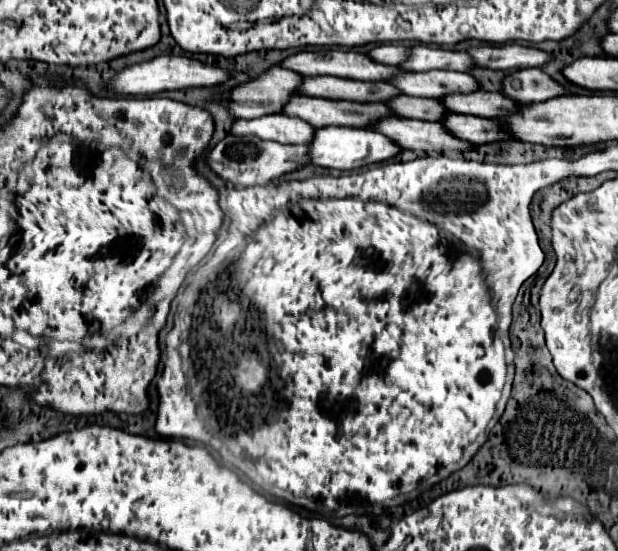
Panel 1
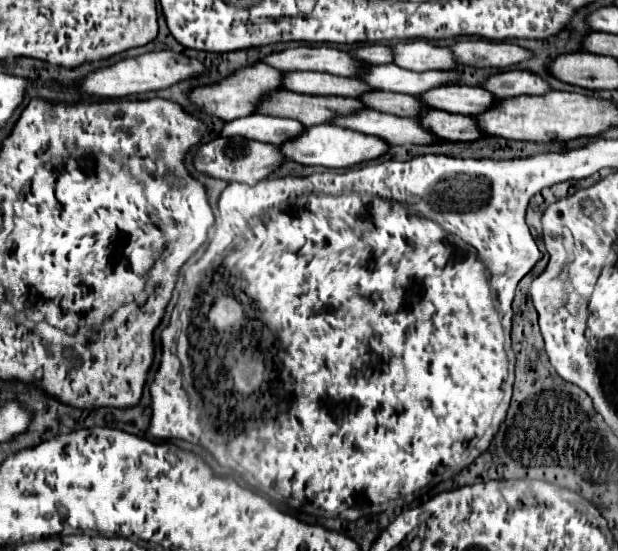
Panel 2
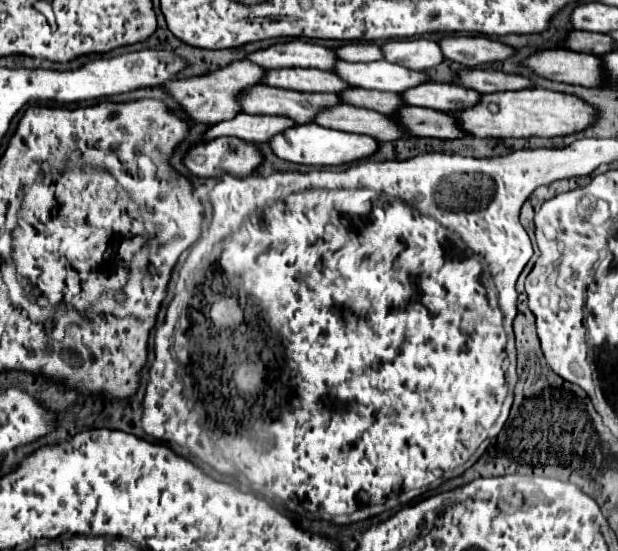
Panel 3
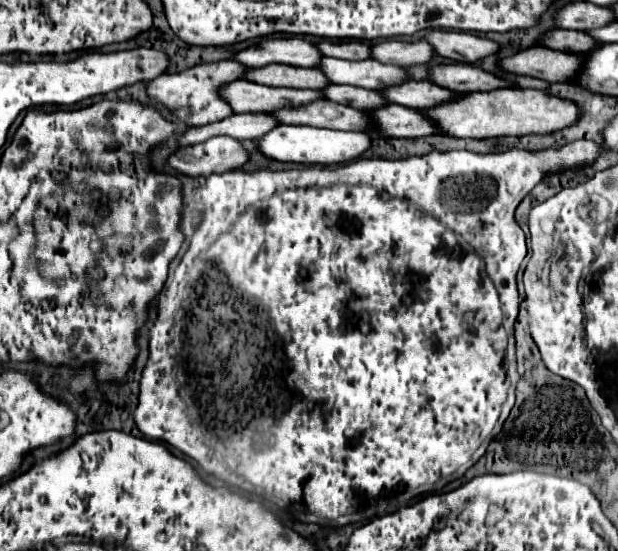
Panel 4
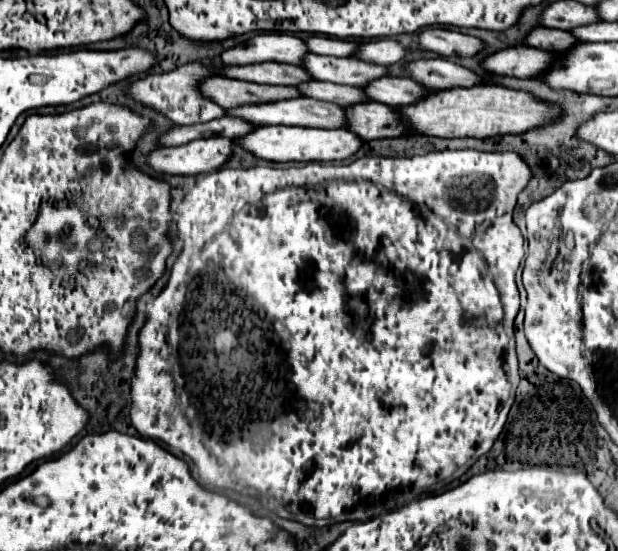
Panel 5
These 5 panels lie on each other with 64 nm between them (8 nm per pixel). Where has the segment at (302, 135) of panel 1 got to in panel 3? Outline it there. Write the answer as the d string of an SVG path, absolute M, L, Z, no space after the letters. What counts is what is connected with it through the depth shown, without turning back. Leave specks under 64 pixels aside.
M238 114L232 120L224 120L220 124L208 126L208 130L200 136L198 144L218 138L218 136L236 136L246 142L268 142L280 130L294 126L296 122L286 116L266 116L266 114Z

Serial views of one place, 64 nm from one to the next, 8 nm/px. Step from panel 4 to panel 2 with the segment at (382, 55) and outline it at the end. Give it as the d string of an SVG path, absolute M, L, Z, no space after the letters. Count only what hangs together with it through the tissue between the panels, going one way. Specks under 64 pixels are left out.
M410 40L390 46L394 54L394 64L406 70L450 70L456 60L448 48L434 46L428 40Z

